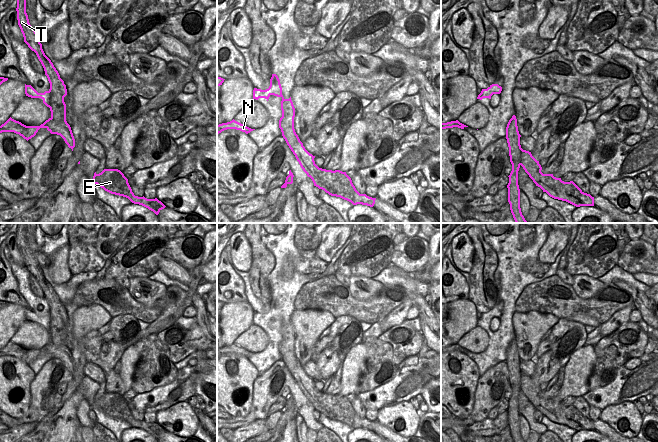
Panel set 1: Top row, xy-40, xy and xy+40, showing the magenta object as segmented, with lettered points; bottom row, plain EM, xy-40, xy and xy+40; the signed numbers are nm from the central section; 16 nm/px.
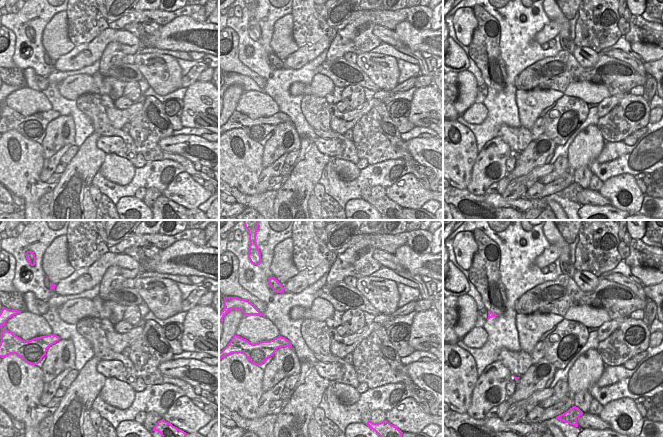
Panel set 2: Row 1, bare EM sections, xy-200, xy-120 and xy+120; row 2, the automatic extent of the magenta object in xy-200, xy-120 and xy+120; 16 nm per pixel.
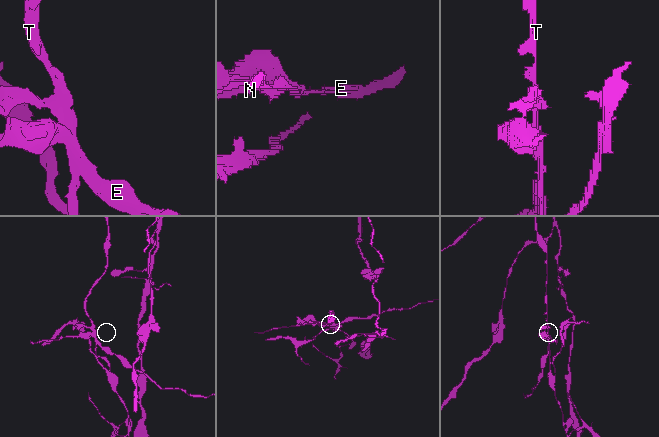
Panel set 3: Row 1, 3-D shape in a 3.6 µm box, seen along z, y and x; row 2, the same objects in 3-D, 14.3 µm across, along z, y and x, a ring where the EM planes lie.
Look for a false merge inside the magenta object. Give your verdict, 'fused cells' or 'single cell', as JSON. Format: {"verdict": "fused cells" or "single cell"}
{"verdict": "fused cells"}

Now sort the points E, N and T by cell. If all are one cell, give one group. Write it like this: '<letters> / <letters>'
E N / T

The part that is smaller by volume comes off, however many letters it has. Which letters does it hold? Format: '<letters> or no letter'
E, N

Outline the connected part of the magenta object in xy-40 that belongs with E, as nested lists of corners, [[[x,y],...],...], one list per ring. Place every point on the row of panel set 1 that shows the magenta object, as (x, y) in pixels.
[[[104,169],[101,173],[94,173],[91,185],[97,184],[105,191],[128,198],[132,203],[142,205],[149,210],[153,211],[156,215],[166,206],[155,199],[147,199],[144,196],[135,196],[128,183],[128,179],[118,169]]]

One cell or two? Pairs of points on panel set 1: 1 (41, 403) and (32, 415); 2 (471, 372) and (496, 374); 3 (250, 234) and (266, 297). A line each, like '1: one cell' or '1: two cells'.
1: two cells
2: two cells
3: one cell

